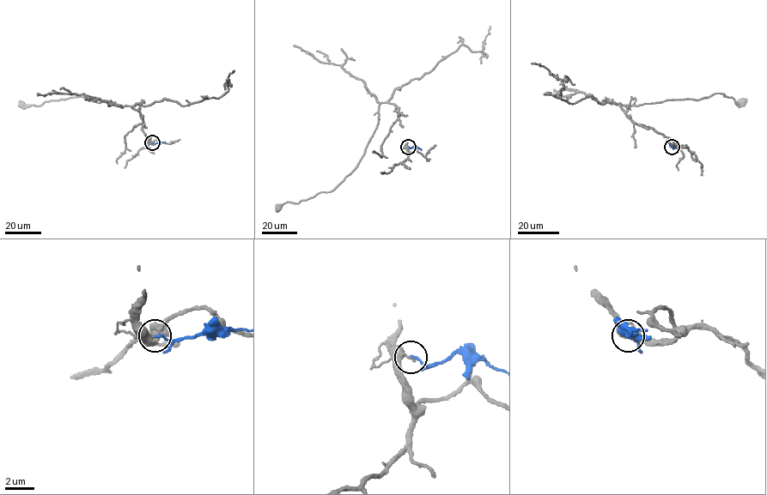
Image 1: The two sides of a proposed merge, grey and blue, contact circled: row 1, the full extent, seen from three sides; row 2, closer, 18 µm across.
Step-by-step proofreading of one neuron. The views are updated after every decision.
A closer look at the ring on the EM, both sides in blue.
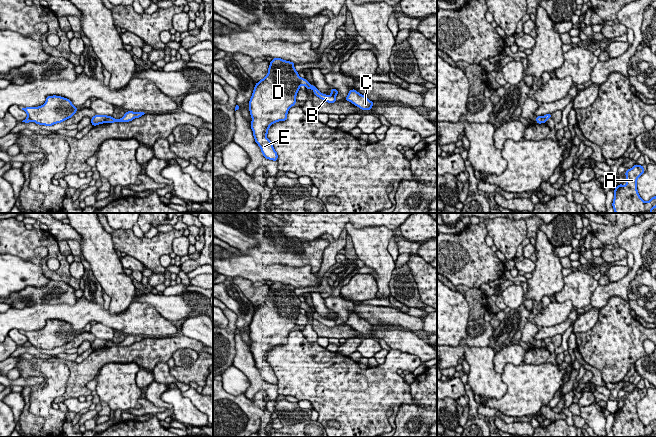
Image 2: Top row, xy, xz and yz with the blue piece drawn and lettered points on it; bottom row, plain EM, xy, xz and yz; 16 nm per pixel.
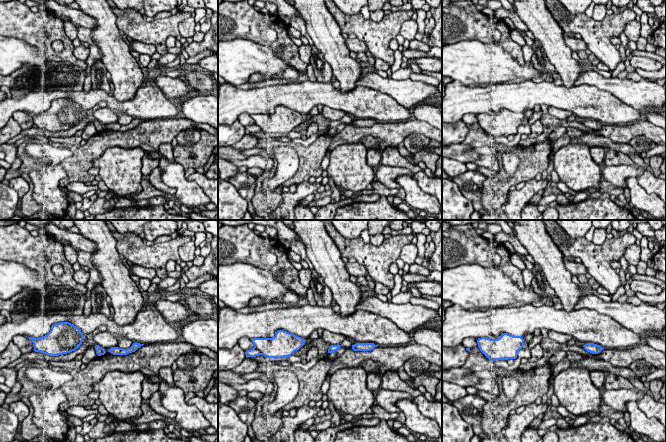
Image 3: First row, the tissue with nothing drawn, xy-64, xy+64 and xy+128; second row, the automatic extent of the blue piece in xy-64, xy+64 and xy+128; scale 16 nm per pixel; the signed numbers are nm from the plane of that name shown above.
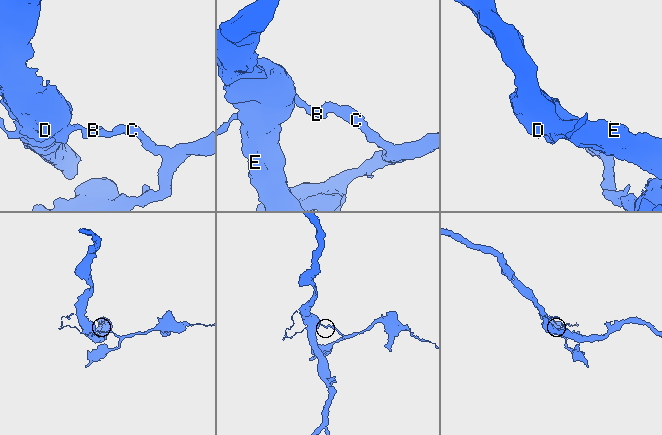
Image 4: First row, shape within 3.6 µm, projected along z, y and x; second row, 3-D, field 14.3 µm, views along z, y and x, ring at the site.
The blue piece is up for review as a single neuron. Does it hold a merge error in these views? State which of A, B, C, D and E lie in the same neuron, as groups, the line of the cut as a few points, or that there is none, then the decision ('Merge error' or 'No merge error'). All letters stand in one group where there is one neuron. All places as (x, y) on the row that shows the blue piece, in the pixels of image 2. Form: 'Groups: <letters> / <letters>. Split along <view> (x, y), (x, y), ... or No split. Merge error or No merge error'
Groups: A C / B D E. Split along xy (109, 116), (105, 121). Merge error

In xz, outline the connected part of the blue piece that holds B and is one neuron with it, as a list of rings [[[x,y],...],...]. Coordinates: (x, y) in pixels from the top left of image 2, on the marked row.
[[[273,58],[268,74],[255,84],[249,100],[251,129],[265,159],[278,159],[273,144],[267,138],[268,130],[272,124],[287,120],[289,109],[296,104],[296,95],[301,85],[312,89],[315,96],[328,103],[336,102],[335,97],[322,94],[305,78],[301,78],[294,65],[293,62]]]

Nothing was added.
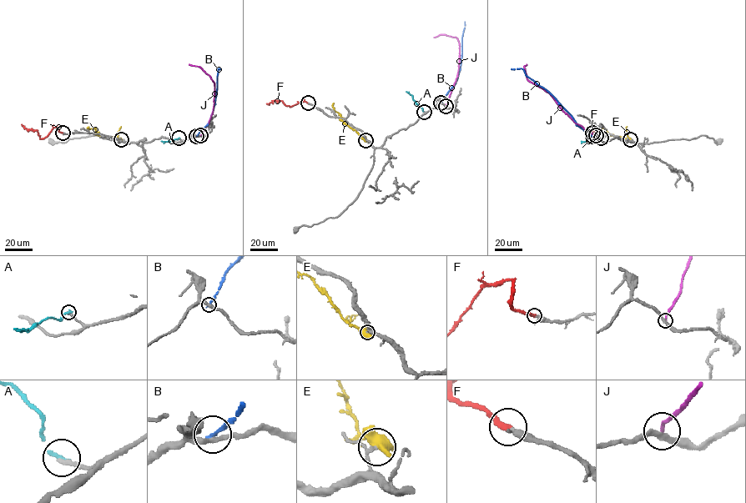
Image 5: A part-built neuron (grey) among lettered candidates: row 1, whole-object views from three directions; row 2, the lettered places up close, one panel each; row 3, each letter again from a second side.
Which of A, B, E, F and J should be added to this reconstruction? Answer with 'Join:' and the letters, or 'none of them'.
Join: F

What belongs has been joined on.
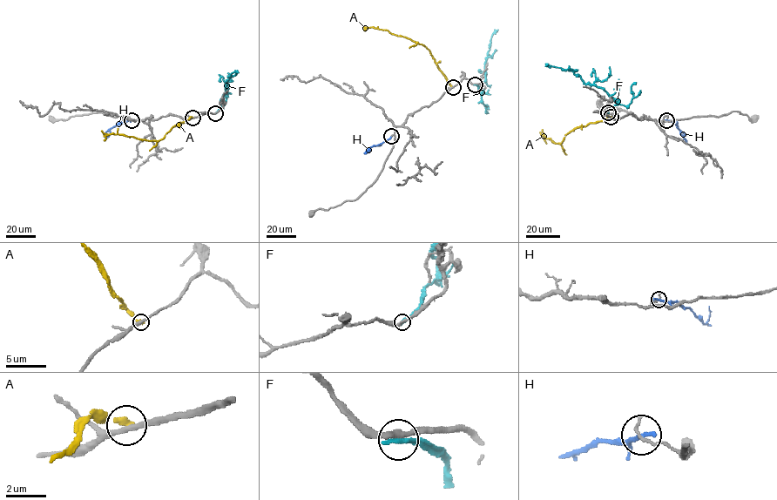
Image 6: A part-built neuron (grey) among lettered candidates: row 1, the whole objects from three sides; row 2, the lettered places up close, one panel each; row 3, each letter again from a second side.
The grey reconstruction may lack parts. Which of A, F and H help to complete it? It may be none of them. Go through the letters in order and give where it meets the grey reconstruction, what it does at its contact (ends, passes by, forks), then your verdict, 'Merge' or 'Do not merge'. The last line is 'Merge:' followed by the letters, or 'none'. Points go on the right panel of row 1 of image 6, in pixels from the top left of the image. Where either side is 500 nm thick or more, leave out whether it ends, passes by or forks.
A: Touches grey at (611, 117). It ends there. Do not merge
F: Touches grey at (608, 112). It ends there. Do not merge
H: Touches grey at (666, 120). It ends there. Do not merge
Merge: none

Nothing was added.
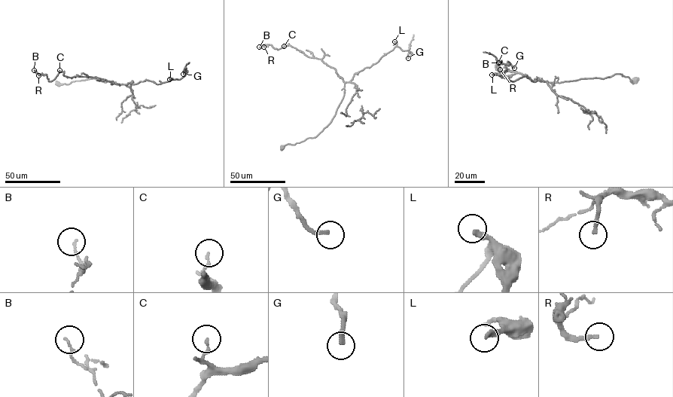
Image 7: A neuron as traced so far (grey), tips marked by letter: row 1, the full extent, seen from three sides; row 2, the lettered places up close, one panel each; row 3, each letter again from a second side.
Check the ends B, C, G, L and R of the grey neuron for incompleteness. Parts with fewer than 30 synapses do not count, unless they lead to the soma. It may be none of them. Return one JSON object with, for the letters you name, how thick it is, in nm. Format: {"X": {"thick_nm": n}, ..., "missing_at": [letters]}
{"G": {"thick_nm": 200}, "L": {"thick_nm": 280}, "missing_at": ["G", "L"]}

